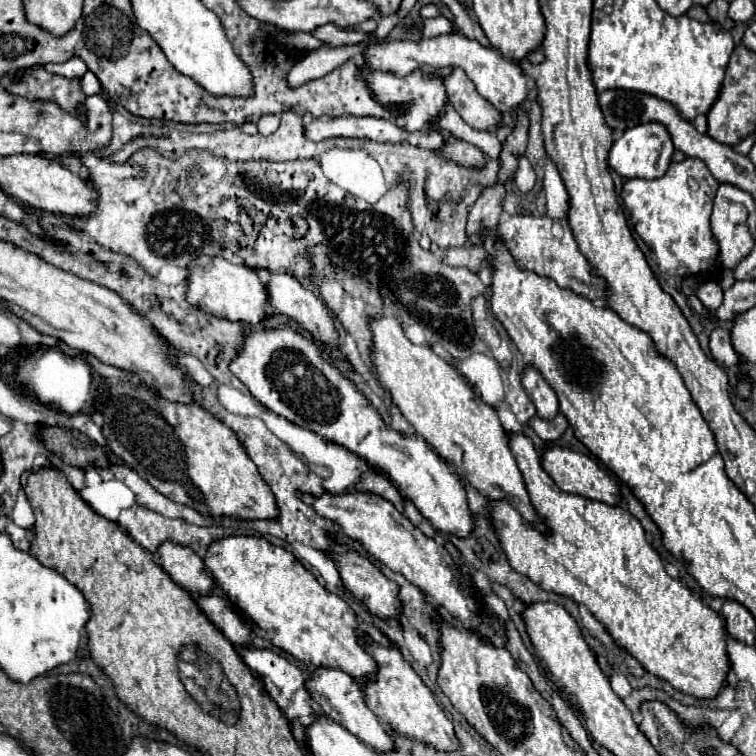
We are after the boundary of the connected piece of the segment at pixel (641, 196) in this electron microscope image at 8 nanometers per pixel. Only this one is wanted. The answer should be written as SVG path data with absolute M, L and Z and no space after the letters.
M698 158L672 162L660 178L634 178L624 184L622 200L630 212L630 222L636 234L656 252L664 280L672 276L708 276L714 282L720 280L720 246L710 230L712 194L716 190L718 180Z

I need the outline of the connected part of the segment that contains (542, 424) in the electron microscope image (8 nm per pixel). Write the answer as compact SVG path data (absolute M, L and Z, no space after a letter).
M558 414L558 416L552 418L552 420L544 420L544 418L540 418L540 416L534 416L534 418L530 420L530 424L532 424L534 432L536 432L544 442L548 442L548 444L554 444L554 442L560 438L560 434L568 428L568 424L566 424L566 420L564 420L562 414Z

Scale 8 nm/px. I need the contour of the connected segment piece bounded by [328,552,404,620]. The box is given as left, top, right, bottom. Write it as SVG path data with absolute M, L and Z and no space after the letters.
M344 552L328 556L334 560L344 586L362 600L368 610L382 620L400 620L400 600L396 600L396 584L388 580L368 558L362 558L358 552Z

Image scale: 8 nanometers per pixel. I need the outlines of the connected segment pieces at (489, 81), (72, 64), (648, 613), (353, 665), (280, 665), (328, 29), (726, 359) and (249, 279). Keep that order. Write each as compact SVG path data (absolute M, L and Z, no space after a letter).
M452 32L438 38L424 40L394 40L386 44L370 44L364 50L364 62L368 68L394 72L396 76L406 76L412 70L420 68L424 74L448 76L454 68L462 68L468 78L474 82L478 94L486 98L498 112L514 112L528 98L528 76L514 62L508 62L500 56L498 50L482 46L478 40L470 40L460 32Z
M70 58L64 64L42 64L40 68L50 72L50 74L58 74L58 76L64 76L64 78L70 78L70 80L82 78L88 72L86 64L80 58Z
M510 434L510 448L518 460L534 508L552 530L550 536L542 536L534 528L528 528L522 522L520 514L506 500L490 502L492 524L510 566L534 580L540 588L552 590L562 596L568 594L578 604L584 604L594 614L594 618L606 626L612 638L630 654L634 654L650 674L664 678L684 694L702 700L714 700L722 692L730 670L726 644L728 632L724 628L724 618L710 606L706 606L698 596L694 596L690 588L666 574L660 554L646 542L642 524L624 506L608 506L604 502L562 492L542 470L540 458L526 436Z
M230 536L214 542L208 548L208 554L204 558L206 566L214 574L216 584L226 592L230 602L240 608L252 622L254 630L260 638L268 640L270 644L284 650L286 654L294 656L300 662L312 664L316 668L338 668L346 674L350 674L356 682L362 686L368 680L376 678L376 660L366 652L366 648L360 644L360 638L364 638L364 630L360 628L354 610L336 594L330 594L324 590L318 580L292 556L292 552L268 544L264 538L246 538L246 536Z
M242 648L240 650L244 662L248 664L248 668L258 674L264 682L264 688L266 692L272 696L272 700L280 706L282 714L286 716L286 720L290 724L298 724L302 728L308 728L308 724L314 724L316 720L316 710L312 706L312 698L310 698L310 692L306 690L306 676L302 674L302 670L288 662L284 656L276 654L276 652L270 652L270 650L258 650L258 648Z
M326 24L322 28L314 30L314 36L324 40L328 46L342 46L342 44L356 44L360 40L366 40L368 34L360 34L360 32L344 32L338 26Z
M716 328L710 334L710 354L722 366L740 366L742 364L740 354L732 348L730 332L726 332L722 328Z
M198 256L190 264L188 302L196 304L200 310L206 310L212 316L226 318L232 322L244 322L250 326L256 326L272 314L272 310L264 308L268 304L268 286L258 278L258 274L246 266L236 266L218 256Z

